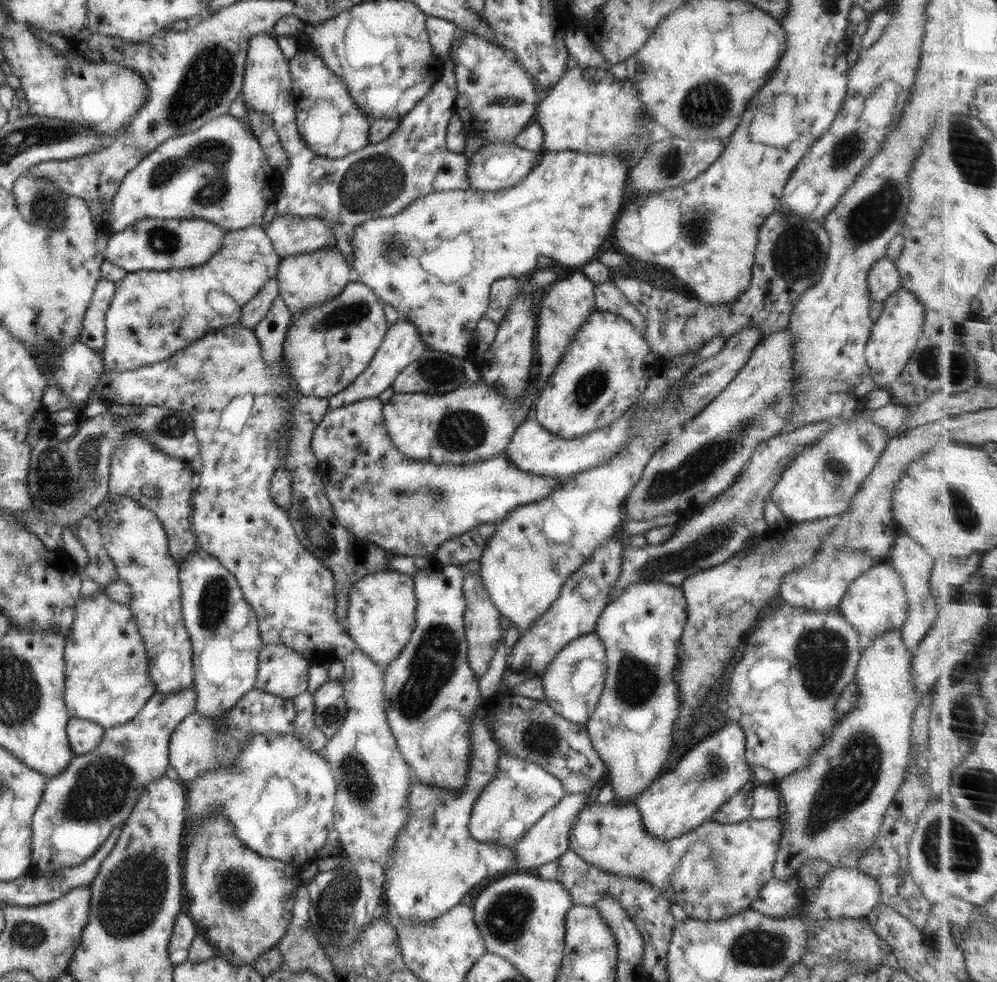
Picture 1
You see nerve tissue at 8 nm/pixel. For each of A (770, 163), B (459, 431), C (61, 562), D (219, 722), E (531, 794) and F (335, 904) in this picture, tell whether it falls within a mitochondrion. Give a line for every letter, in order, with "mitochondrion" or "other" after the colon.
A: other
B: mitochondrion
C: other
D: other
E: mitochondrion
F: mitochondrion

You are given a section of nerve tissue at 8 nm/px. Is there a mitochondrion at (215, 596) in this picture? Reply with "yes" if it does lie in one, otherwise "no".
yes

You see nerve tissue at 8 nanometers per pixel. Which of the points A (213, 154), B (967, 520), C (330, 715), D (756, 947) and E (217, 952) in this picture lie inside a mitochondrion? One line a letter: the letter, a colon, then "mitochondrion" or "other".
A: mitochondrion
B: mitochondrion
C: mitochondrion
D: mitochondrion
E: other

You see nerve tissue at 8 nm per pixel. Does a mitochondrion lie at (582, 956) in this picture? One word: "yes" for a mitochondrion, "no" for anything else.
no

